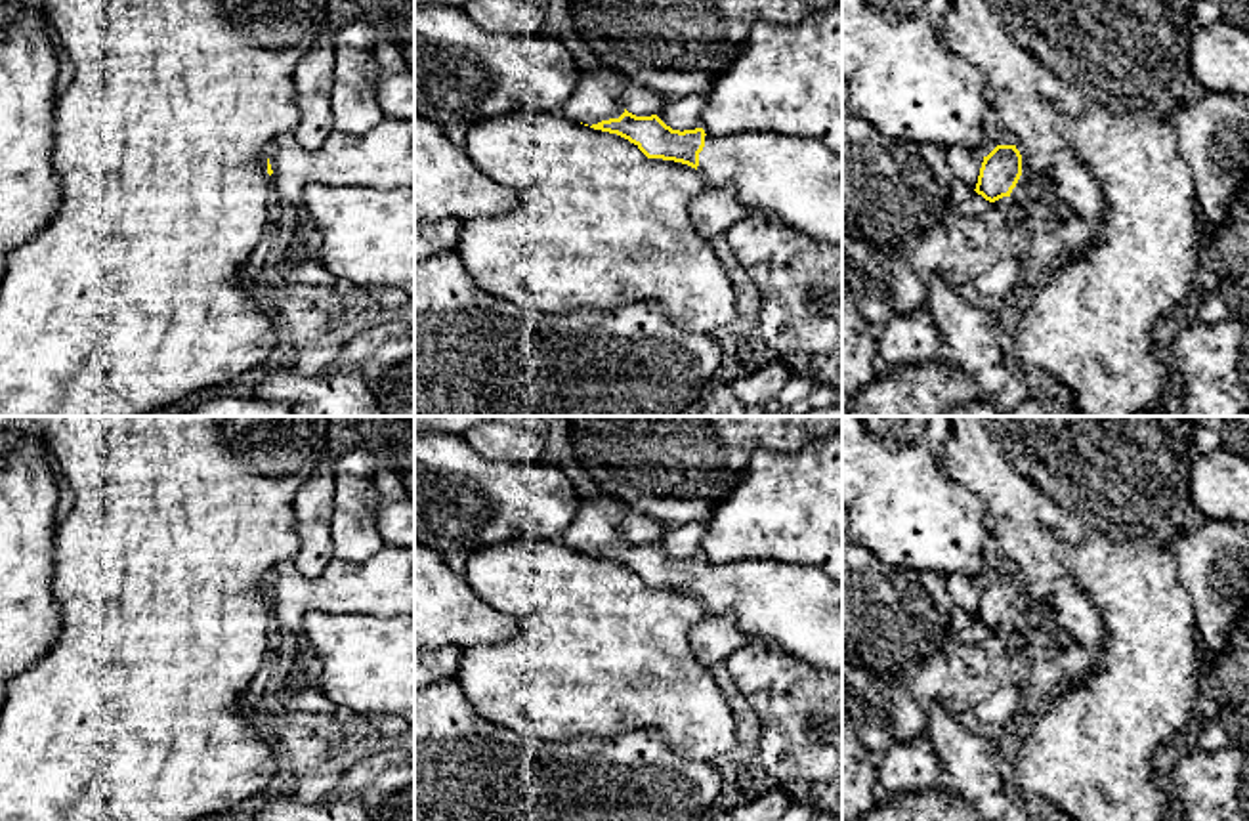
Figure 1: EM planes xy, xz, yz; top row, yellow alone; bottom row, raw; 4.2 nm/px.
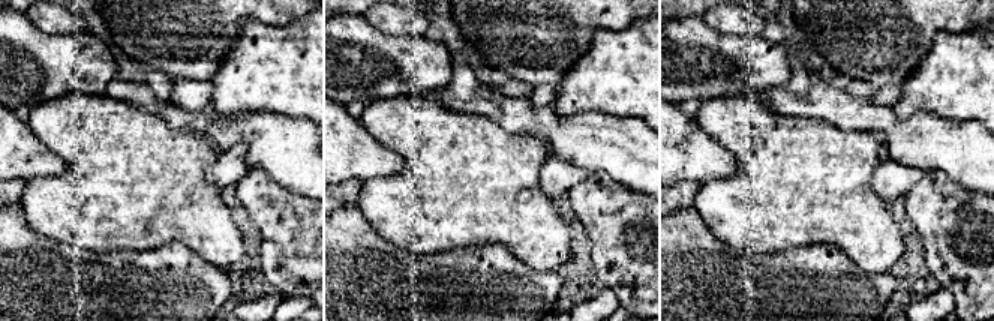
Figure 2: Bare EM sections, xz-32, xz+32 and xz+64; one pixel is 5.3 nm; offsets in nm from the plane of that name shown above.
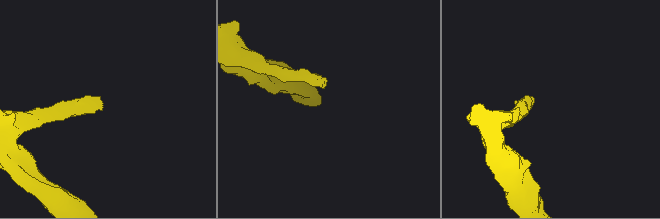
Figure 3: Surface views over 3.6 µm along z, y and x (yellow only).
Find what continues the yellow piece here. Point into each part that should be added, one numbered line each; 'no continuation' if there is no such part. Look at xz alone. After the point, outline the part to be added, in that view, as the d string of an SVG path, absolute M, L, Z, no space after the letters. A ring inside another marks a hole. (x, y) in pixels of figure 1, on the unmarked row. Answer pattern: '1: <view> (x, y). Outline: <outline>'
1: xz (799, 608). Outline: M705 563L697 598L709 615L731 615L747 636L766 636L793 657L842 674L842 584L819 567Z

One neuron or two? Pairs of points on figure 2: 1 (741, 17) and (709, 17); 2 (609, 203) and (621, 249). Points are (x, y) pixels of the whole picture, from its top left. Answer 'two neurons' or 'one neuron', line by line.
1: one neuron
2: one neuron

